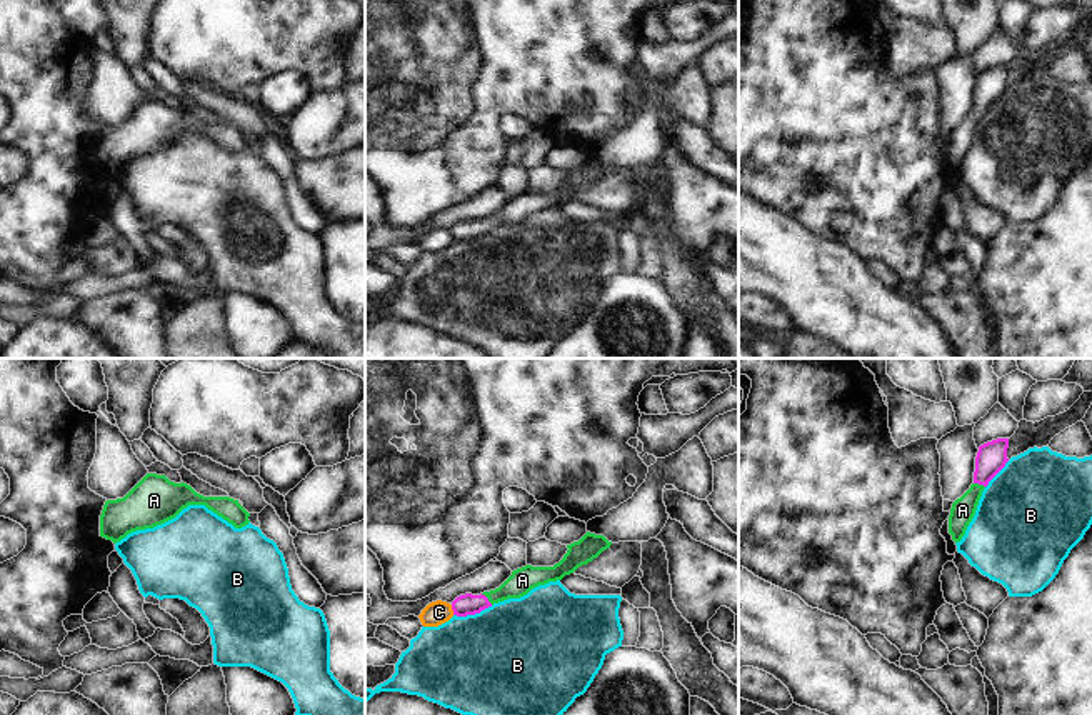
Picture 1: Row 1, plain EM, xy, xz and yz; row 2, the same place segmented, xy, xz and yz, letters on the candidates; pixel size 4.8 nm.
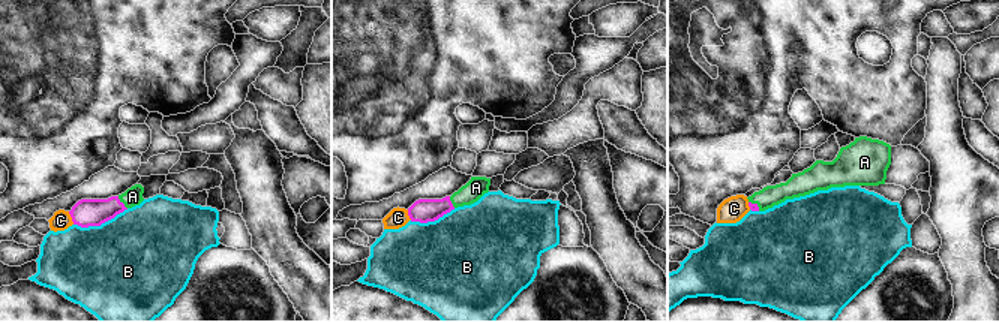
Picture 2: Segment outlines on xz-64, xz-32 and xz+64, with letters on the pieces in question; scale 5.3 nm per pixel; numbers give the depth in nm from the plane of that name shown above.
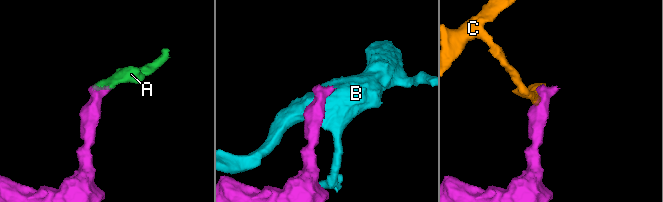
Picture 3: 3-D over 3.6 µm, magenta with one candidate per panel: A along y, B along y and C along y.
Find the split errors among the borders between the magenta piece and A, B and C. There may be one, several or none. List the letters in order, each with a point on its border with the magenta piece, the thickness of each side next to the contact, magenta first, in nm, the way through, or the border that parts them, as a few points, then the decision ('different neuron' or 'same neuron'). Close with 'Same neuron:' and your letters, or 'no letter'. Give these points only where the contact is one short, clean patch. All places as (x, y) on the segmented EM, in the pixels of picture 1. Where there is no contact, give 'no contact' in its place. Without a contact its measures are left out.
A: xz (487, 599) | 100/120 nm | across xz (467, 604), (487, 599), (502, 594), (522, 580) | same neuron
B: xz (472, 614) | 100/500 nm | different neuron
C: xz (452, 609) | 100/120 nm | different neuron
Same neuron: A

